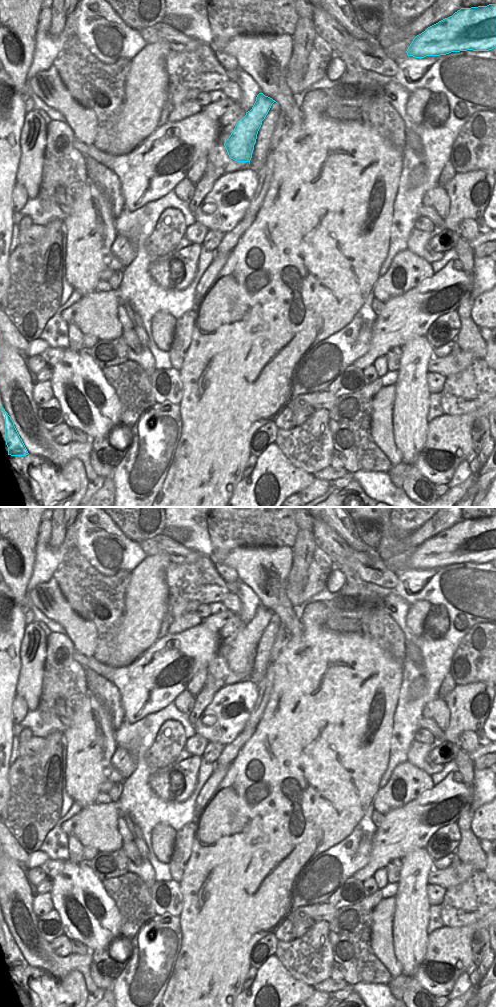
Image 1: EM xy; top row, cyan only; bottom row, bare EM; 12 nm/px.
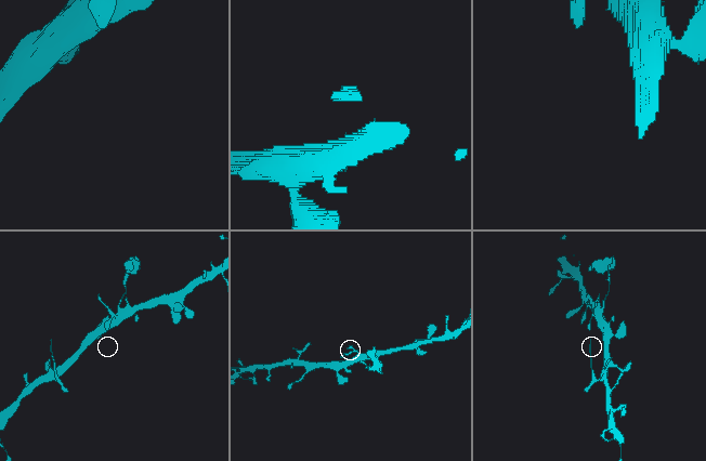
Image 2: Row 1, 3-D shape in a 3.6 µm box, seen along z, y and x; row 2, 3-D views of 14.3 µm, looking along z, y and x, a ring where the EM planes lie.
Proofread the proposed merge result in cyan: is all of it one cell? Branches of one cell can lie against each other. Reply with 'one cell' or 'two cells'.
one cell

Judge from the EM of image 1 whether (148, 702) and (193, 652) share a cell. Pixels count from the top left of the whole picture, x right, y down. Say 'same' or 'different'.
same

